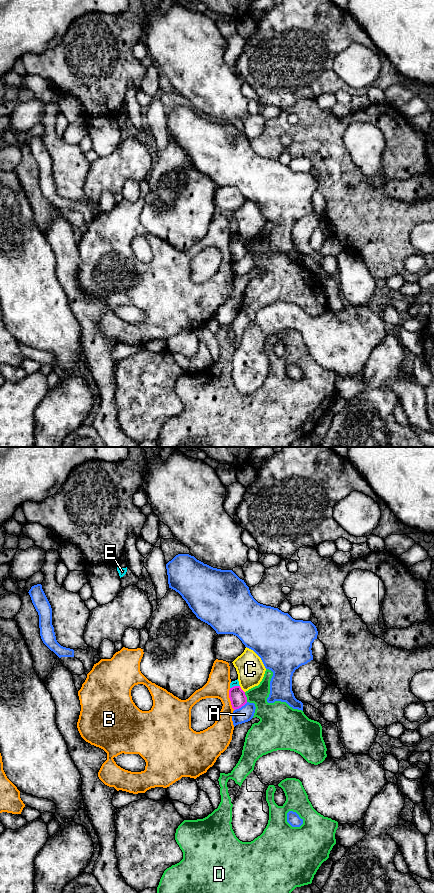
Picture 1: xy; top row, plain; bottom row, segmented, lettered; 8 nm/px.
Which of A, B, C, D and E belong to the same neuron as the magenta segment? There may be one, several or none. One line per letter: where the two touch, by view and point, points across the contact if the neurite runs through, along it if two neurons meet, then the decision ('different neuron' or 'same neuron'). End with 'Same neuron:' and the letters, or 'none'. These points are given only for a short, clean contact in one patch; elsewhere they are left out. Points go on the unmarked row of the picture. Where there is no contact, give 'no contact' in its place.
A: contact xy (240, 259); different neuron
B: contact xy (230, 251); different neuron
C: contact xy (241, 241); different neuron
D: contact xy (246, 249); different neuron
E: contact xy (234, 238); border xy (239, 237), (234, 237), (230, 240); different neuron
Same neuron: none

